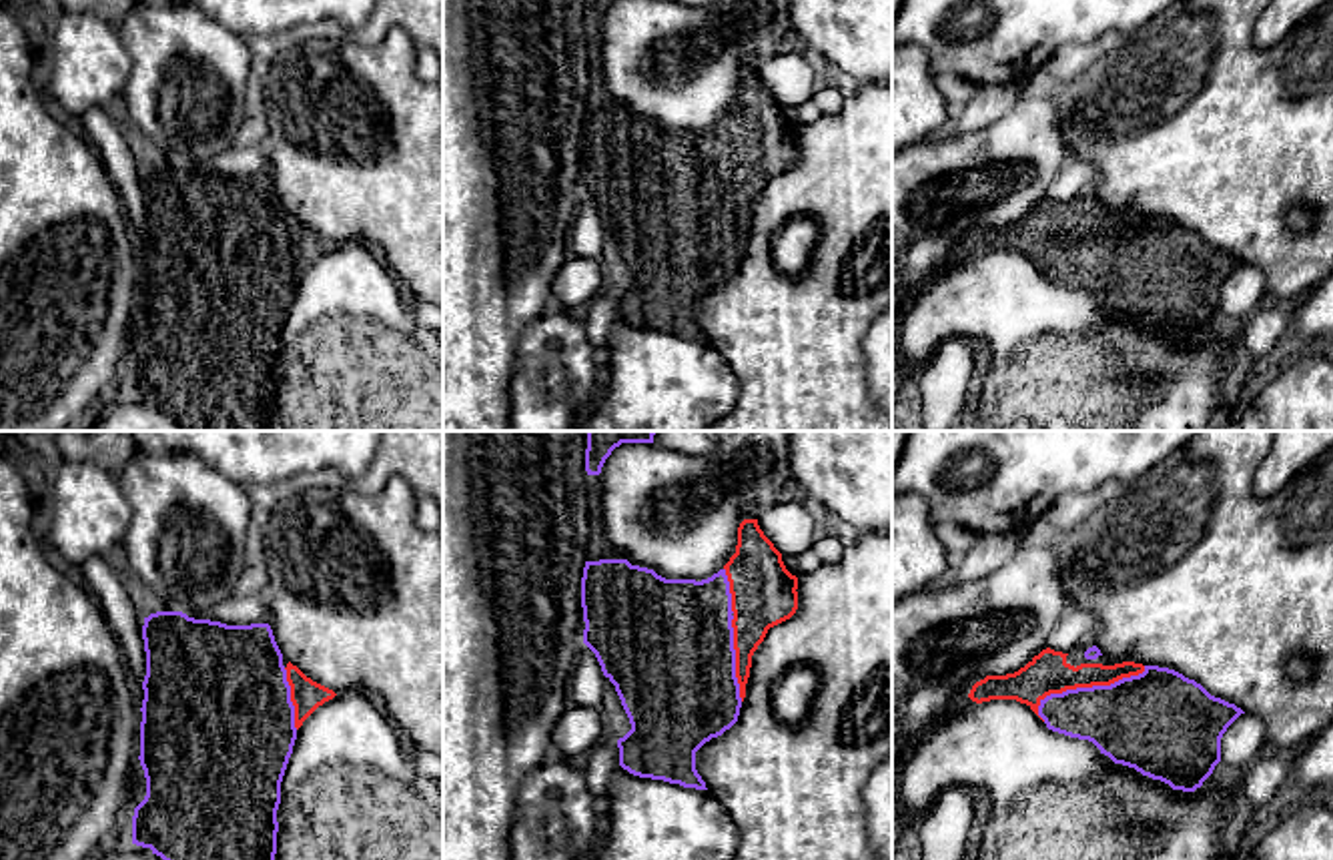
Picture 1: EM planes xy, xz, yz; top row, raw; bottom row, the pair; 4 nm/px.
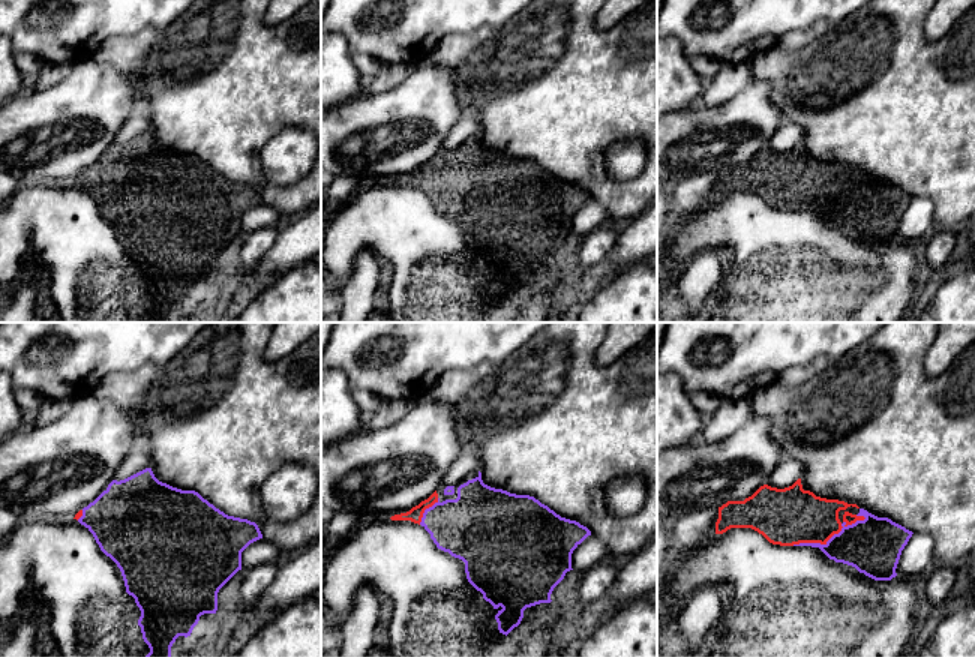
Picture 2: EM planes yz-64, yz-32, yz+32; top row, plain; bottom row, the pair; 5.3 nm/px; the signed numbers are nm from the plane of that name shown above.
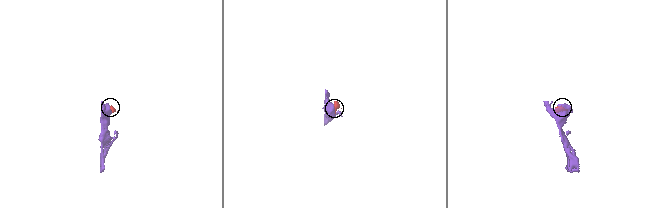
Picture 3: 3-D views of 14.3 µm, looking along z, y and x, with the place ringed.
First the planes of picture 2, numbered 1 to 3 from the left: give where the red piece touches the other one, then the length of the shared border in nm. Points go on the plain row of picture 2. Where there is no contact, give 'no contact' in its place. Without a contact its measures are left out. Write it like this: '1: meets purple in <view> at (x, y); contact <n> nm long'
1: meets purple in yz-64 at (83, 179); contact 70 nm long
2: meets purple in yz-32 at (425, 174); contact 180 nm long
3: meets purple in yz+32 at (830, 203); contact 420 nm long

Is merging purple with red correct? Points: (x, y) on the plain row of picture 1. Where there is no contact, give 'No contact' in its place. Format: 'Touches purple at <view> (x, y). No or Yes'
Touches purple at yz (1087, 239). Yes

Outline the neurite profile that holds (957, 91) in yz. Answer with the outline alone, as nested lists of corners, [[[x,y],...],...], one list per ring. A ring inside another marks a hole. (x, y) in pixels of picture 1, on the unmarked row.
[[[944,72],[934,76],[936,86],[946,102],[948,116],[952,122],[956,122],[972,98],[974,86],[970,80],[954,74],[954,72]]]

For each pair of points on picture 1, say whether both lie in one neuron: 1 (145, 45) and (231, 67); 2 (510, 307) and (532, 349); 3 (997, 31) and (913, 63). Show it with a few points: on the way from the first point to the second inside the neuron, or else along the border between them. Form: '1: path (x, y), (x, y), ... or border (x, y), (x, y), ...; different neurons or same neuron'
1: path (167, 45), (183, 39), (209, 57); same neuron
2: border (552, 305), (522, 333), (518, 347), (522, 367); different neurons
3: border (913, 45), (925, 53), (927, 67), (935, 75); different neurons

